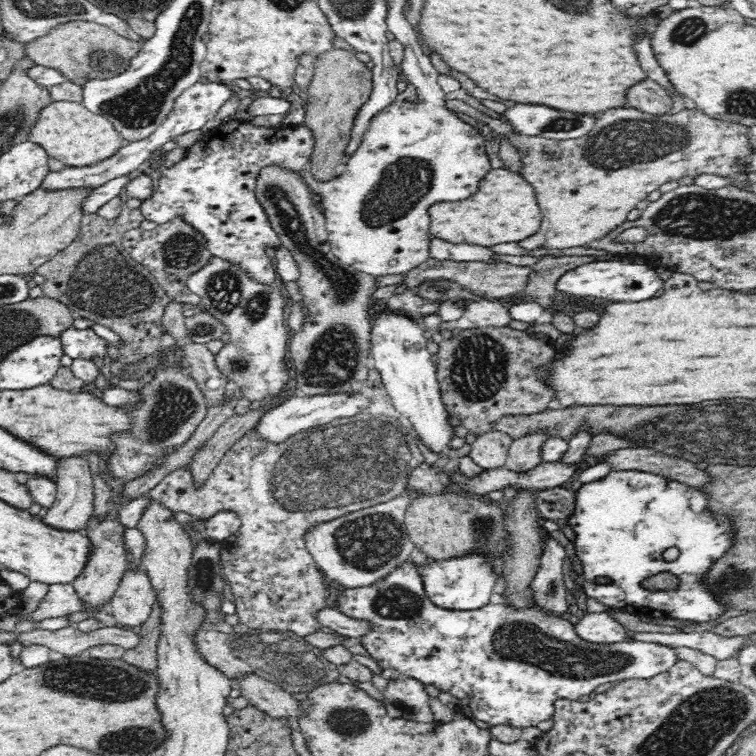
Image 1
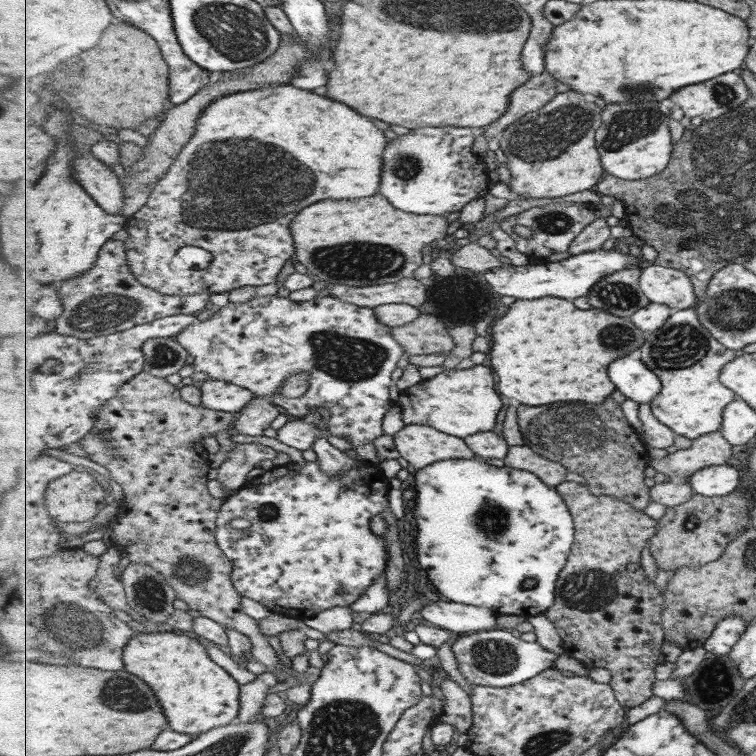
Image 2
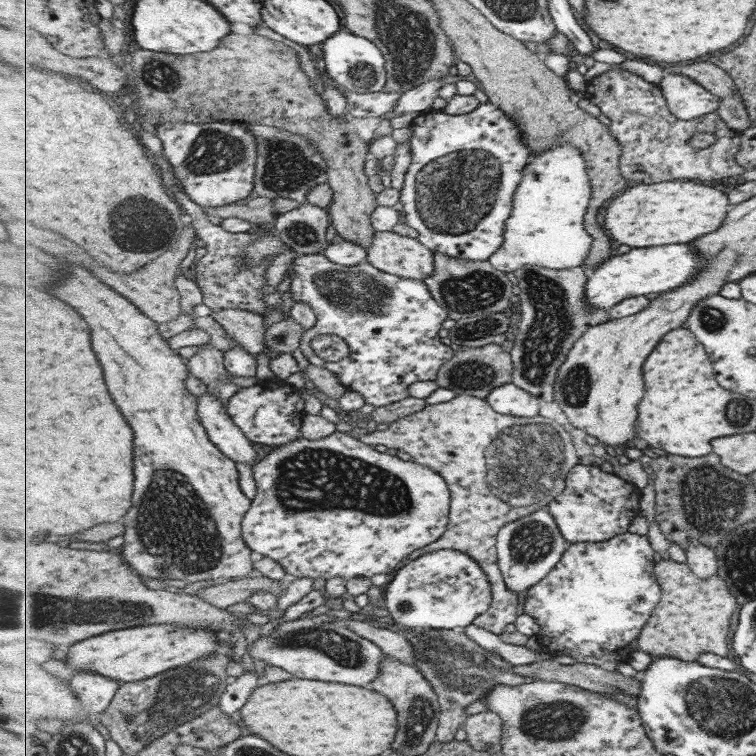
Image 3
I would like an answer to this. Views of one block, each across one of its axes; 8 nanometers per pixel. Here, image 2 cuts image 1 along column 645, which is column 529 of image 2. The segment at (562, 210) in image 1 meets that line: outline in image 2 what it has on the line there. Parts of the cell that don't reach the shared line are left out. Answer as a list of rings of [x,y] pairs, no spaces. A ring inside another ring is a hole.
[[[570,90],[507,127],[500,138],[500,148],[508,159],[510,189],[525,200],[561,198],[596,189],[605,175],[601,154],[595,148],[597,129],[603,124],[603,111],[591,97]]]

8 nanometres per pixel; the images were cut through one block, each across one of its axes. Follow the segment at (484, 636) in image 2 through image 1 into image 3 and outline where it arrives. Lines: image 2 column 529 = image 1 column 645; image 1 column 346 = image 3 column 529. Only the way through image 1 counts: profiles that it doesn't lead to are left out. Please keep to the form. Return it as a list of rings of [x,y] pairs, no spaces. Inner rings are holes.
[[[619,535],[607,542],[572,544],[559,565],[540,583],[524,592],[522,612],[540,624],[540,646],[548,653],[571,656],[576,662],[594,664],[603,670],[617,670],[633,653],[629,644],[637,640],[662,599],[662,585],[656,576],[655,550],[647,536]]]

